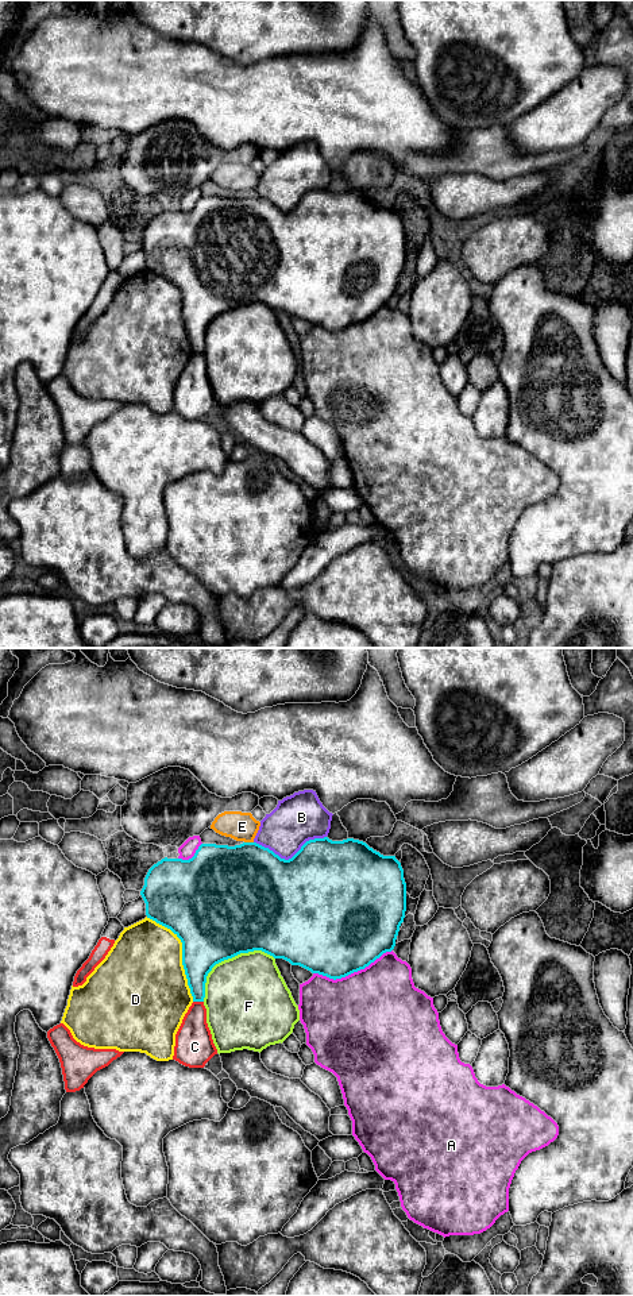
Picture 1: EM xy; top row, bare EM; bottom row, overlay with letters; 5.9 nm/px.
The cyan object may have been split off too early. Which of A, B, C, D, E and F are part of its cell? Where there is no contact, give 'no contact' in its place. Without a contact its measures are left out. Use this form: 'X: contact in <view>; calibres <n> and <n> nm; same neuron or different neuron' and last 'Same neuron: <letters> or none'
A: contact in xy; calibres 500 and 500 nm; different neuron
B: contact in xy; calibres 500 and 280 nm; different neuron
C: contact in xy; calibres 200 and 220 nm; different neuron
D: contact in xy; calibres 440 and 460 nm; different neuron
E: contact in xy; calibres 480 and 180 nm; different neuron
F: contact in xy; calibres 500 and 480 nm; different neuron
Same neuron: none

